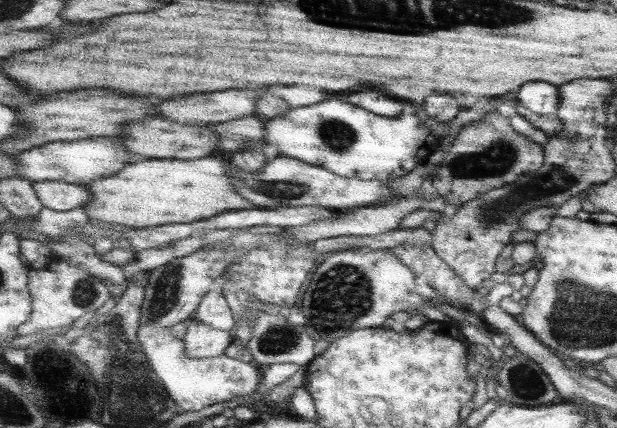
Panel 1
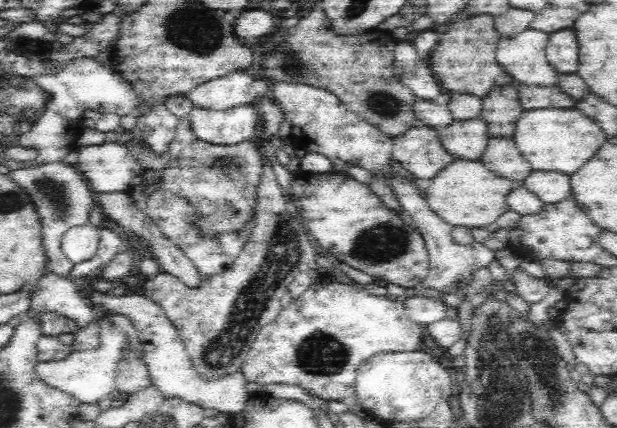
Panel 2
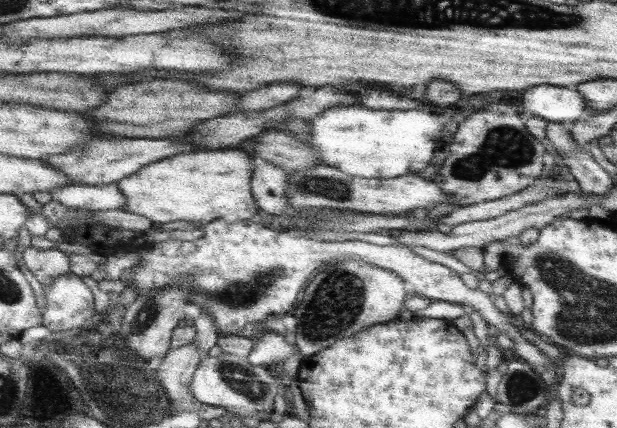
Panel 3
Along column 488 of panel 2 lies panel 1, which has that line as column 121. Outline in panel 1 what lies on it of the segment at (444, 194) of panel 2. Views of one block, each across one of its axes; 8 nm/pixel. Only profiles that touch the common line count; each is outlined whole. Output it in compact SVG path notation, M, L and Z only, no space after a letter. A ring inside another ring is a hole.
M219 154L193 160L142 158L109 178L85 184L91 193L91 201L81 208L89 214L91 222L101 221L135 229L191 224L215 218L221 212L256 207L235 192L233 186L228 166Z

